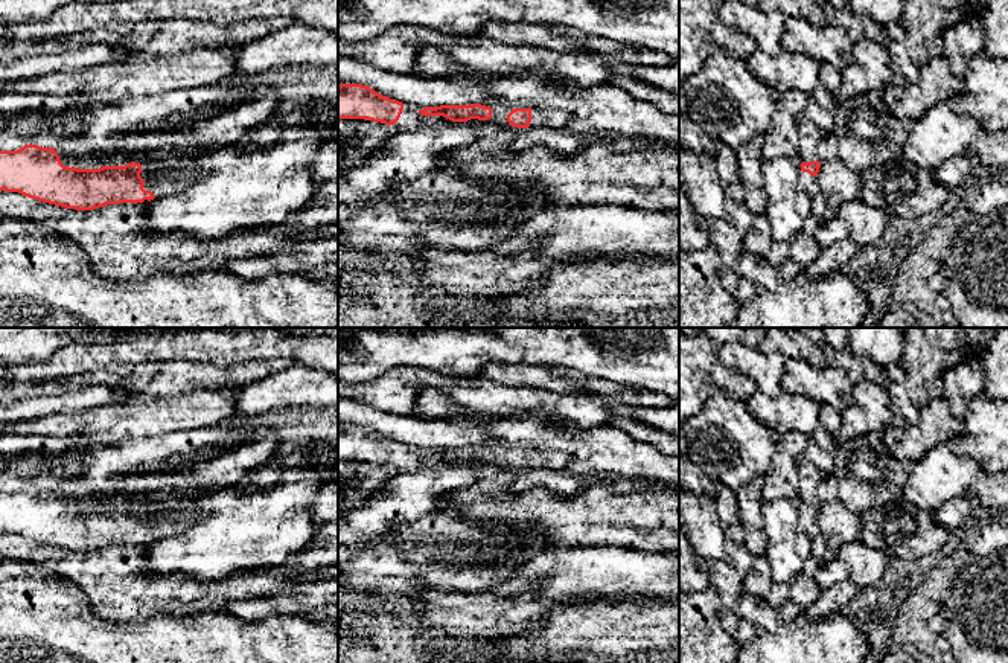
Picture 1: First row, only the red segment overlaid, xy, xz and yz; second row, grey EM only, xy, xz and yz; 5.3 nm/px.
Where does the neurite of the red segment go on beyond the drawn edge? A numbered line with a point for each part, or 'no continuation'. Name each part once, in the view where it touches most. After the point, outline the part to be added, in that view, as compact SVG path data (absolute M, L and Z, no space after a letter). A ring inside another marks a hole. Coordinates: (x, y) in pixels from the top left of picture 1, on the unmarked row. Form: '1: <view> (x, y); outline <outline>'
1: xz (541, 458); outline M490 440L483 445L492 450L492 459L486 462L486 465L498 469L509 466L507 456L515 450L530 450L531 451L531 463L530 468L550 468L565 471L569 456L562 450L554 448L527 448L522 445L506 445L502 442Z

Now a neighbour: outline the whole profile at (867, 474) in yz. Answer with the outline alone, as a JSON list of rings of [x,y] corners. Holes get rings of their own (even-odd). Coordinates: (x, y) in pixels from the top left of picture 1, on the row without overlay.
[[[882,434],[856,436],[834,448],[834,471],[816,489],[819,503],[839,501],[862,512],[903,498],[908,462],[888,448]]]

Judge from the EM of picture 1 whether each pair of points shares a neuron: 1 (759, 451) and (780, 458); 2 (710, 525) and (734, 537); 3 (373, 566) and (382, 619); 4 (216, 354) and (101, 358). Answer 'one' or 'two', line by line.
1: two
2: two
3: two
4: one

